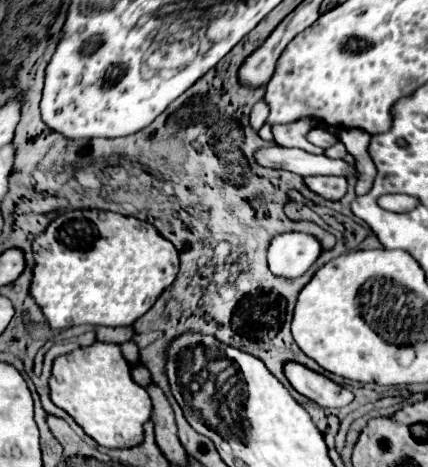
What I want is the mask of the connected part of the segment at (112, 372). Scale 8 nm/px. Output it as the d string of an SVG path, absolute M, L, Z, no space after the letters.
M96 341L90 347L80 347L58 357L52 367L50 391L52 401L72 415L98 445L126 449L144 441L144 423L152 415L152 401L146 389L132 379L120 345Z

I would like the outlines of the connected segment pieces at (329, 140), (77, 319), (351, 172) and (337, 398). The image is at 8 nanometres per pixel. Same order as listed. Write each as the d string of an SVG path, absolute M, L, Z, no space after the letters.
M318 127L310 131L308 139L310 139L314 145L322 147L322 149L328 149L328 147L332 147L334 143L338 143L338 141L340 141L340 139L338 139L336 135L332 135L330 131L326 131L326 129L318 129Z
M76 209L58 215L34 241L34 255L36 267L30 293L52 329L68 329L84 323L108 327L132 325L154 305L162 291L174 283L180 265L178 249L164 239L154 225L100 209Z
M280 145L260 147L260 151L256 151L256 163L260 163L262 167L284 169L300 177L308 177L308 175L356 177L356 169L348 167L342 159L330 159L326 155L312 155L302 149L286 149Z
M286 363L284 375L300 395L316 401L320 407L346 407L354 399L352 391L300 363Z

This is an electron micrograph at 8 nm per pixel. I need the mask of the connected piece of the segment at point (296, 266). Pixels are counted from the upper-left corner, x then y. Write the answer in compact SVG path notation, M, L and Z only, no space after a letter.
M306 233L276 235L268 247L270 271L284 279L302 277L322 253L318 239Z

